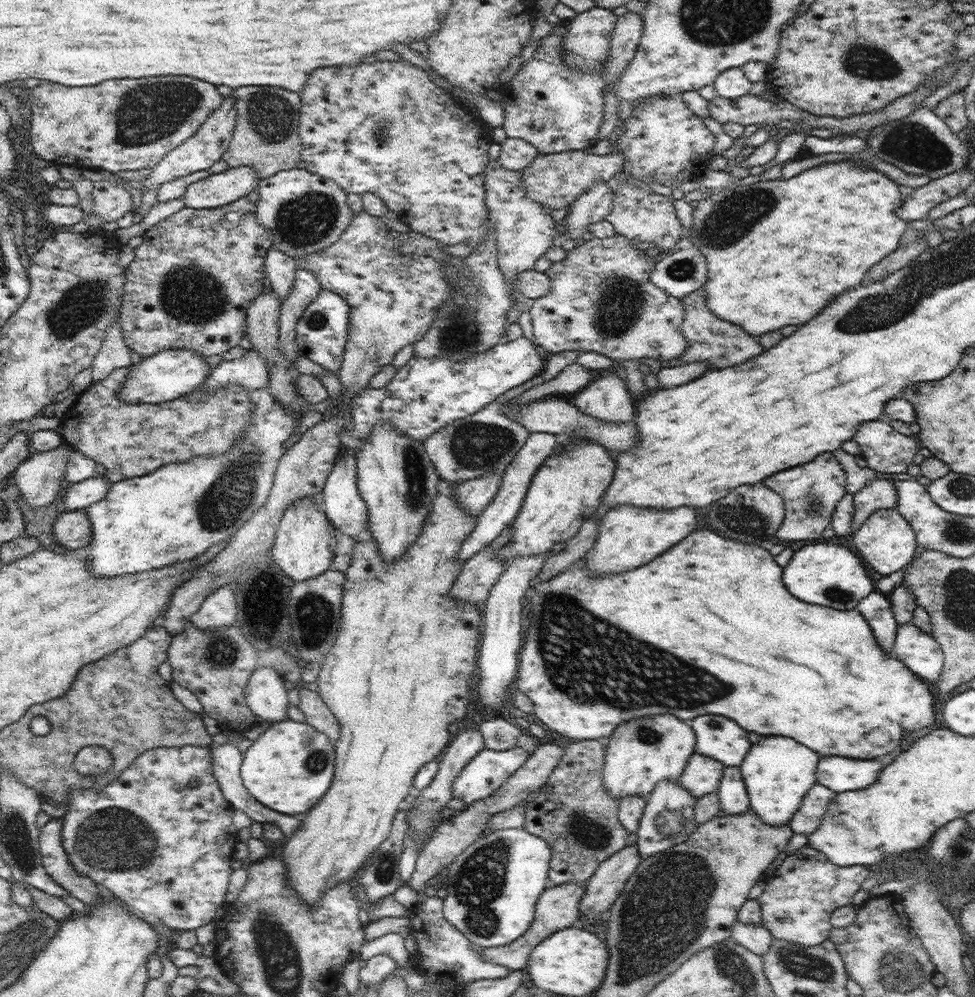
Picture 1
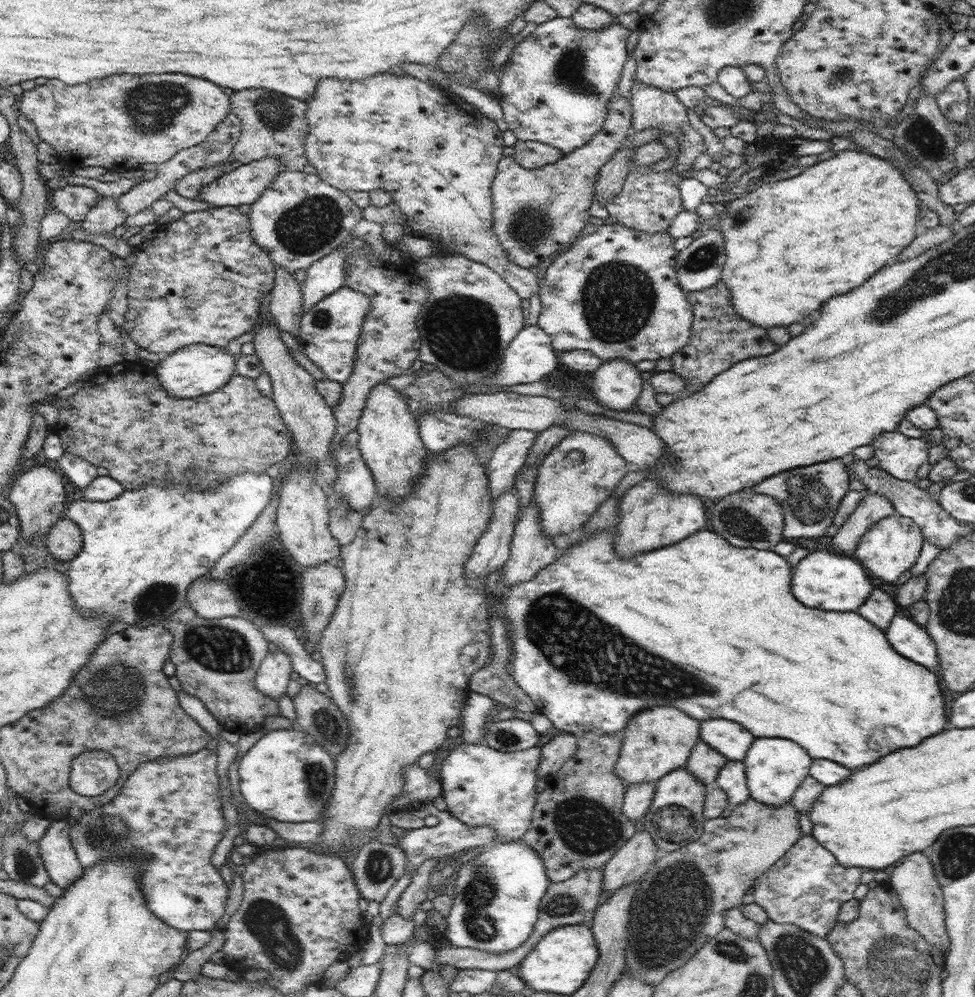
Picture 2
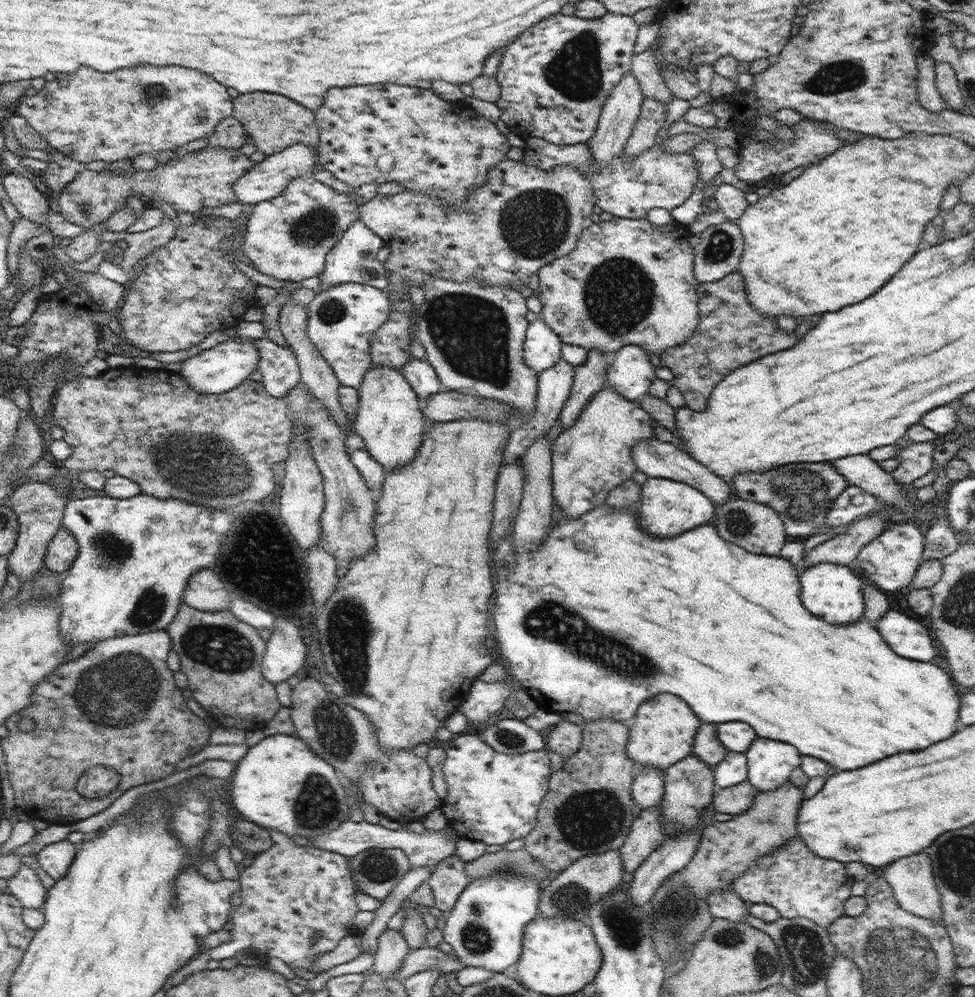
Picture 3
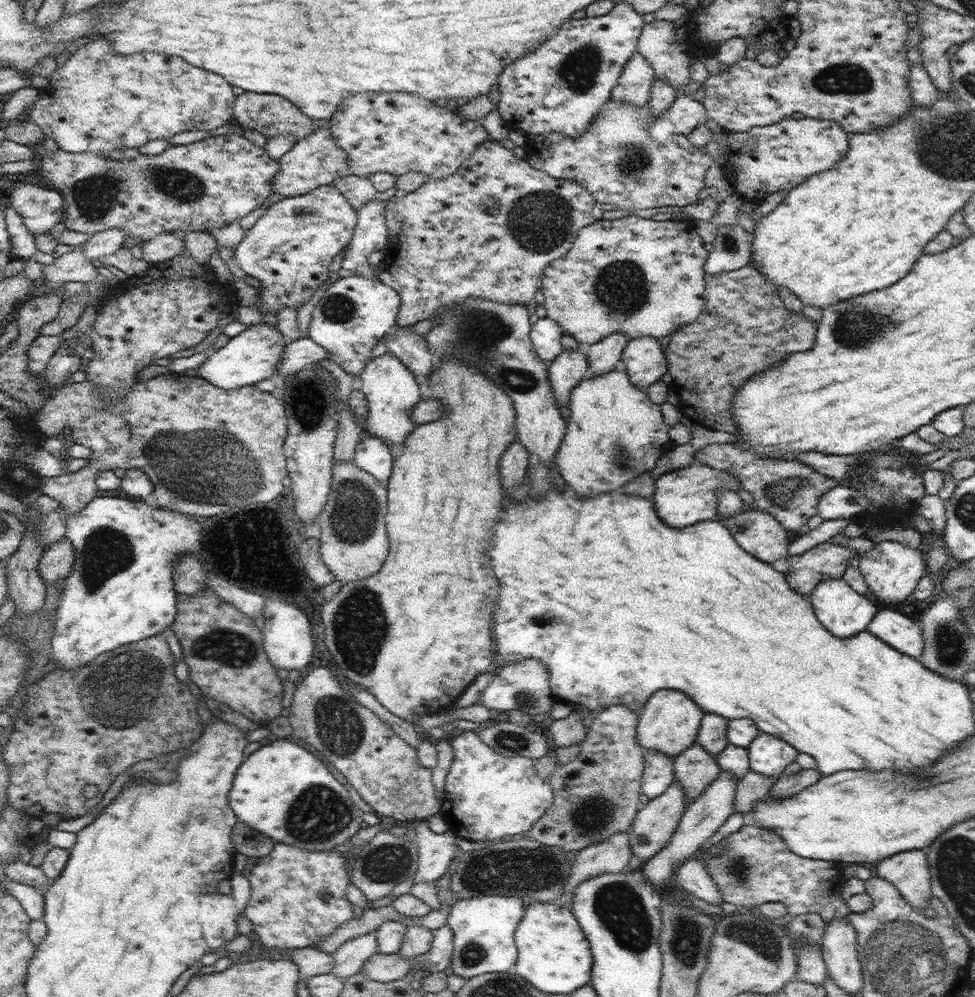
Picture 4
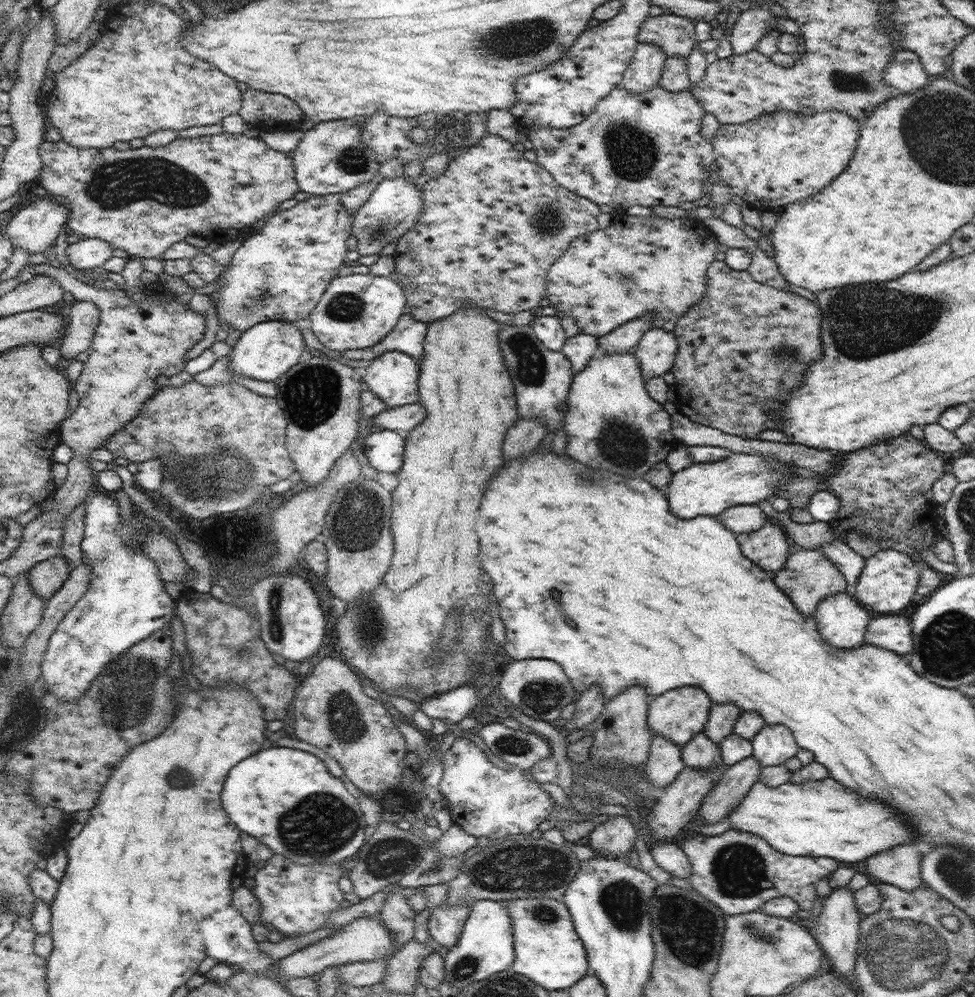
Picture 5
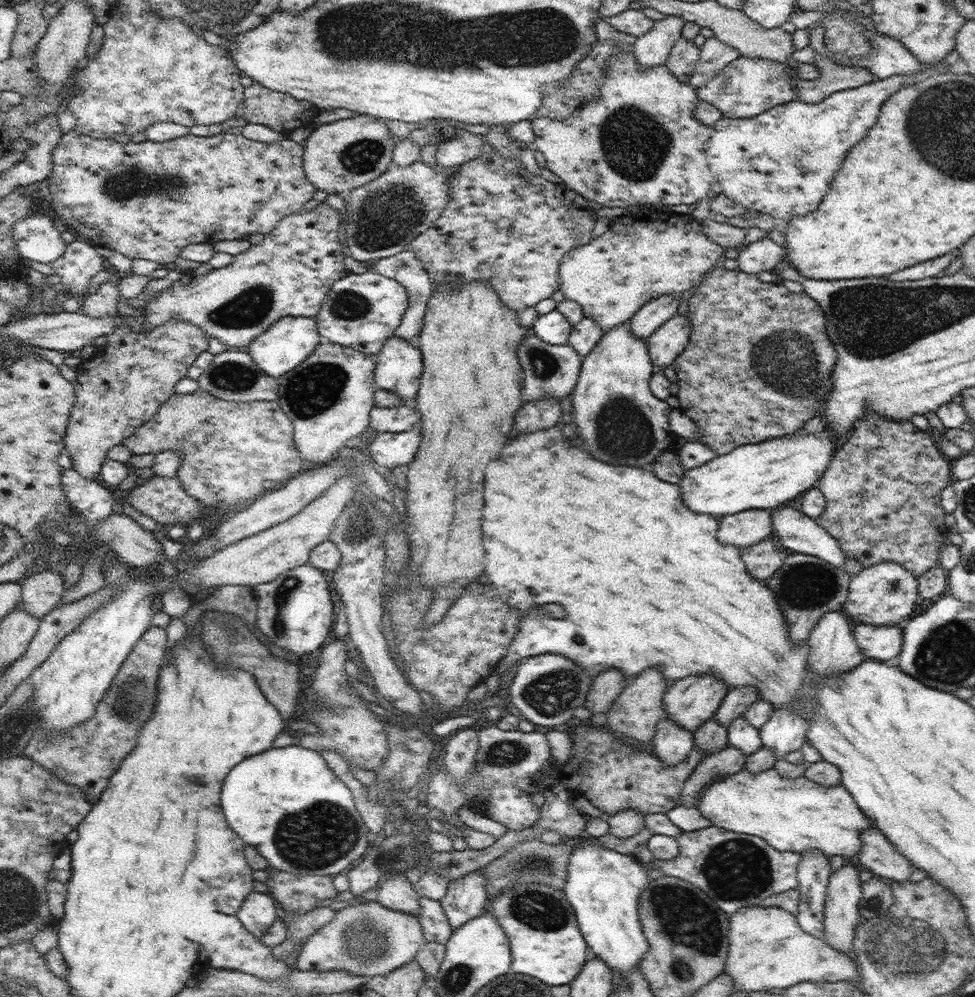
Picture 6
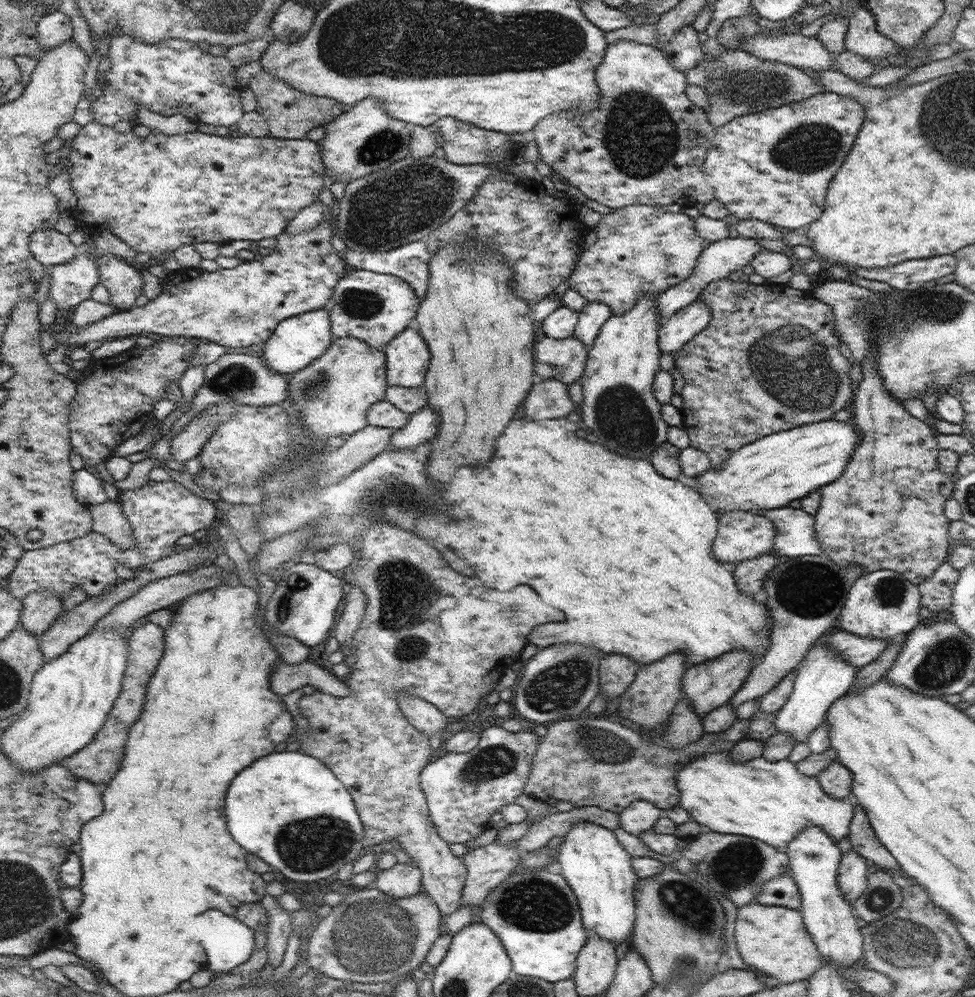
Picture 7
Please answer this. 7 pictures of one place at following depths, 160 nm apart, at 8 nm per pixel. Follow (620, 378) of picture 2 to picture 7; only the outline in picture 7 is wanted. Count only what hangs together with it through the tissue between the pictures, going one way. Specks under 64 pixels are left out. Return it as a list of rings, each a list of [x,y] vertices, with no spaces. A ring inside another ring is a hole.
[[[700,299],[677,310],[658,330],[661,352],[678,352],[688,341],[702,333],[711,318],[708,305]]]

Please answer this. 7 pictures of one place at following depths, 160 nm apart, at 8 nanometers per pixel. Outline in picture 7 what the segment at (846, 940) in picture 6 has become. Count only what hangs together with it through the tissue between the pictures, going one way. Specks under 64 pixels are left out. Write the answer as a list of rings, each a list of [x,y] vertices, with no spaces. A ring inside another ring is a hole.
[[[851,849],[841,855],[838,884],[850,904],[866,890],[869,877],[867,860]]]

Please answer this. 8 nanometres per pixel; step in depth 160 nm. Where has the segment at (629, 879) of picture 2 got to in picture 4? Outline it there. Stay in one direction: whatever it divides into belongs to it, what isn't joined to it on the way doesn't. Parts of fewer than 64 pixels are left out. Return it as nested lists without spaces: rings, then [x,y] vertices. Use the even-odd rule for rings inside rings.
[[[674,781],[660,796],[650,799],[647,804],[640,806],[632,821],[631,829],[628,831],[633,854],[646,862],[664,848],[670,842],[686,808],[687,796],[680,781]]]

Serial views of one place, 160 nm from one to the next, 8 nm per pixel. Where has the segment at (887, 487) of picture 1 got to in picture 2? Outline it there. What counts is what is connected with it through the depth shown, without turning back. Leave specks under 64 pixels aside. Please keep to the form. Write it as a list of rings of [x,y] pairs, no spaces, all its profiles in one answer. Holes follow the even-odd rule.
[[[866,491],[862,502],[832,537],[834,552],[852,556],[868,529],[875,522],[894,514],[895,508],[885,496]]]

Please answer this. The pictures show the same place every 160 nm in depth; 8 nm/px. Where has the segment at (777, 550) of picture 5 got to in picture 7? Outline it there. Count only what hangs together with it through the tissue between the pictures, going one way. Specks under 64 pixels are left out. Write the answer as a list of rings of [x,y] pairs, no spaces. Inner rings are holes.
[[[774,552],[760,554],[756,559],[747,559],[735,566],[734,578],[740,592],[754,595],[761,588],[774,566],[778,564],[779,557]]]

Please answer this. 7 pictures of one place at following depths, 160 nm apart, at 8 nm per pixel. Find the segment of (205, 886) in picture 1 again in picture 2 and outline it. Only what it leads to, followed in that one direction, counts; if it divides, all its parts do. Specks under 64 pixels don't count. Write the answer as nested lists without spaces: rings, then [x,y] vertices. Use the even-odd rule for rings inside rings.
[[[206,746],[194,754],[162,756],[143,762],[110,802],[84,813],[69,830],[72,846],[85,869],[112,859],[138,859],[143,864],[139,881],[148,908],[178,930],[211,931],[227,907],[230,886],[211,861],[216,844],[227,830],[216,758],[216,750]]]

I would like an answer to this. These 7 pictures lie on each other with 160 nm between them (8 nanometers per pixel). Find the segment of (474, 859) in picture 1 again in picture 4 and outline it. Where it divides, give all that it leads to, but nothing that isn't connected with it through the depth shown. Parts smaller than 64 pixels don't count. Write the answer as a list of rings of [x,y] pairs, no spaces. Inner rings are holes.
[[[477,896],[455,901],[446,924],[454,931],[453,972],[469,979],[479,974],[510,970],[517,958],[515,930],[526,906],[519,896]]]

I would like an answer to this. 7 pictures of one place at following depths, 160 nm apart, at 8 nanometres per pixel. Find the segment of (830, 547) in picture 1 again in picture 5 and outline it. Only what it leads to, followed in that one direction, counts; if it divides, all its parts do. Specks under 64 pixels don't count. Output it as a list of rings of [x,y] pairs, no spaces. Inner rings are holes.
[[[838,593],[820,601],[815,611],[815,621],[820,636],[833,648],[858,648],[865,643],[865,630],[868,621],[873,617],[856,601],[856,596],[848,593]]]

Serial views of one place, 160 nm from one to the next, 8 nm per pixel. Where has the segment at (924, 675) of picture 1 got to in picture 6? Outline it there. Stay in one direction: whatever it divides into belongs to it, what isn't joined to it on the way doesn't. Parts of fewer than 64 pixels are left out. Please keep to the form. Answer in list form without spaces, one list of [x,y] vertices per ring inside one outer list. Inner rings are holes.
[[[857,622],[853,626],[857,645],[867,658],[890,660],[900,654],[903,643],[902,624],[874,626]]]

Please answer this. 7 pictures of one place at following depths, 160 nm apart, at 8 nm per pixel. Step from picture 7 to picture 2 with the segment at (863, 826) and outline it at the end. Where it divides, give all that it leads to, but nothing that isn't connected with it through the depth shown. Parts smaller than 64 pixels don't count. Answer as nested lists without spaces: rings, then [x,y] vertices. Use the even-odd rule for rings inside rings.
[[[914,852],[905,856],[902,862],[894,868],[888,885],[897,893],[901,905],[905,908],[908,924],[947,956],[950,939],[945,927],[943,890],[935,877],[931,860],[922,852]]]

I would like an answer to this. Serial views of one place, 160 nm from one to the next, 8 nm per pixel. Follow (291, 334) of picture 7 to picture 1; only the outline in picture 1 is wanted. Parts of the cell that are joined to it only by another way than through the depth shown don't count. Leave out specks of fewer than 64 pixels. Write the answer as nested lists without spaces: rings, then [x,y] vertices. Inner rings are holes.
[[[184,349],[162,350],[129,367],[129,376],[124,381],[119,397],[131,403],[170,402],[198,389],[210,376],[212,369],[205,356],[197,352]]]

